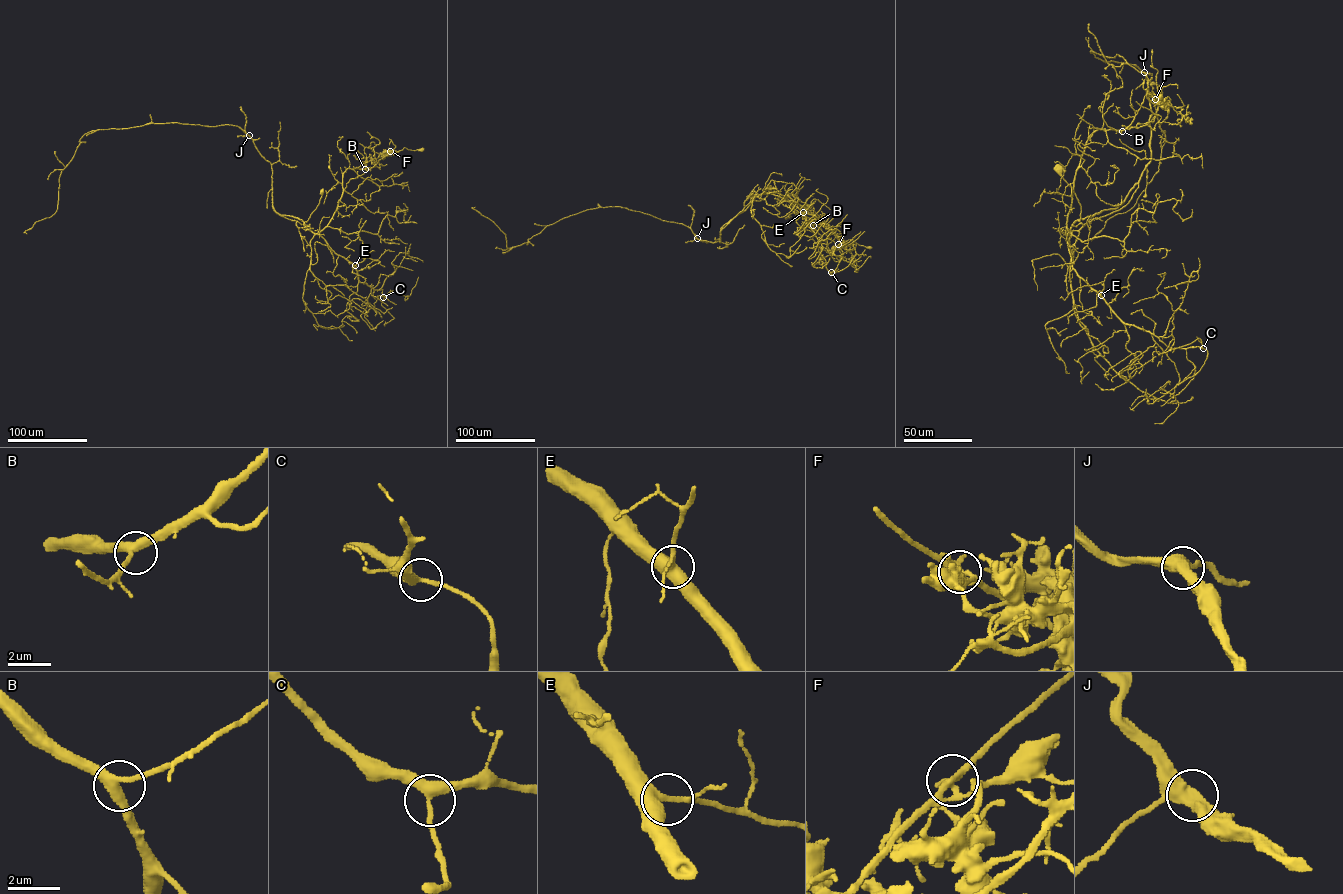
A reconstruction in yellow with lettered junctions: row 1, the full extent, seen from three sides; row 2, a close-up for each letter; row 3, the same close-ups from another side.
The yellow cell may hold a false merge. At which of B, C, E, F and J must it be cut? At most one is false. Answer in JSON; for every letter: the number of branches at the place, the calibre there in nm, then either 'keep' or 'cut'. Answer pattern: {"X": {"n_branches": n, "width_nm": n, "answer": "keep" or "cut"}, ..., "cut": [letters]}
{"B": {"n_branches": 3, "width_nm": 360, "answer": "keep"}, "C": {"n_branches": 3, "width_nm": 320, "answer": "keep"}, "E": {"n_branches": 3, "width_nm": 360, "answer": "keep"}, "F": {"n_branches": 3, "width_nm": 280, "answer": "cut"}, "J": {"n_branches": 3, "width_nm": 440, "answer": "keep"}, "cut": ["F"]}

